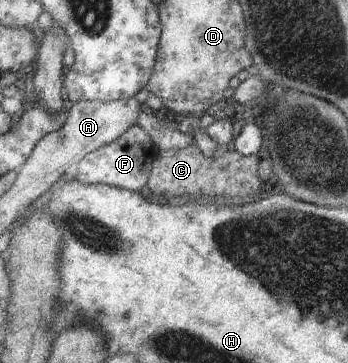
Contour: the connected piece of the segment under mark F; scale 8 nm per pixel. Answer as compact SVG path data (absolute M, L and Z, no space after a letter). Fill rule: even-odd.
M137 124L114 143L108 143L84 157L75 168L75 173L84 185L105 184L129 191L147 192L152 165L157 159L158 151L152 137Z

